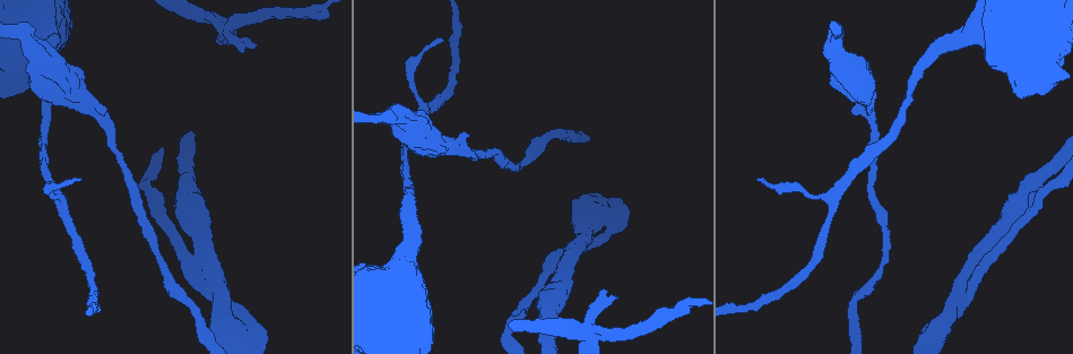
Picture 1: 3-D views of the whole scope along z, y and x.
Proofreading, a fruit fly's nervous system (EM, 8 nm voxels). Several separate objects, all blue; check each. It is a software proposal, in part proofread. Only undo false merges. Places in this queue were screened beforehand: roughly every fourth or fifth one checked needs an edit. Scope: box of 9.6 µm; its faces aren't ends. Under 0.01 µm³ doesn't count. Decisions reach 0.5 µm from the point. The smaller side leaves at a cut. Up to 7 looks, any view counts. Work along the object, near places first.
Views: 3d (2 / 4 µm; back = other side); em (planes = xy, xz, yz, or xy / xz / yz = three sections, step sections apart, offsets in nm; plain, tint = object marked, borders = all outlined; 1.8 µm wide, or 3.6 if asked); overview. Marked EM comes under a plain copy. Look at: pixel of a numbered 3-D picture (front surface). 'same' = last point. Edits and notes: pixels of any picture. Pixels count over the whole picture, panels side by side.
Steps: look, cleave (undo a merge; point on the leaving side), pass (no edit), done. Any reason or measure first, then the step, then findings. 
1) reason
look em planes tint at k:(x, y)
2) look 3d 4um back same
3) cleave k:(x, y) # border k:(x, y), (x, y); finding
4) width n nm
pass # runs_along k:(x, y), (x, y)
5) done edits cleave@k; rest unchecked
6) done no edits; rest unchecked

sudden change in width
look em 3.6um planes tint at 1:(32, 19)

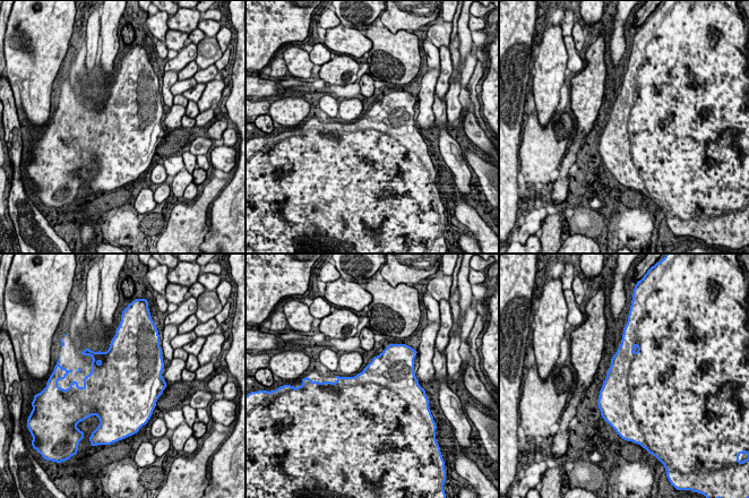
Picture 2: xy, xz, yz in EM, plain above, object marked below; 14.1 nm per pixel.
width 750 nm
pass # all the same cell

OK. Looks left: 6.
look 3d 4um at 1:(42, 73)

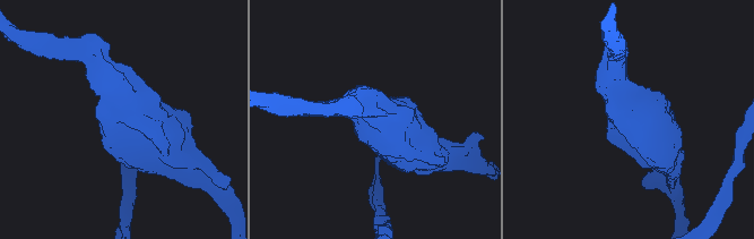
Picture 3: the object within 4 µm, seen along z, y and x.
look em 3.6um planes tint at 3:(126, 117)

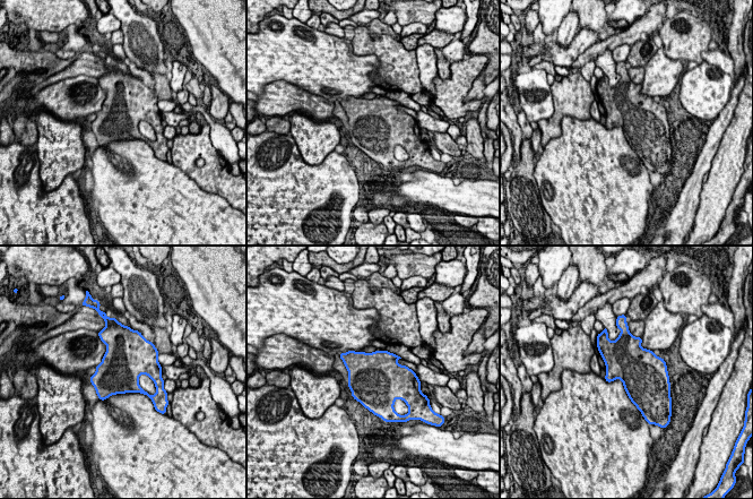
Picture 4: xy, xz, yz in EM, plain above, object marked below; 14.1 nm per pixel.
pass # continuous, no second cell

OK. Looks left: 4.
looks like a crossing
look em planes tint at 1:(223, 28)

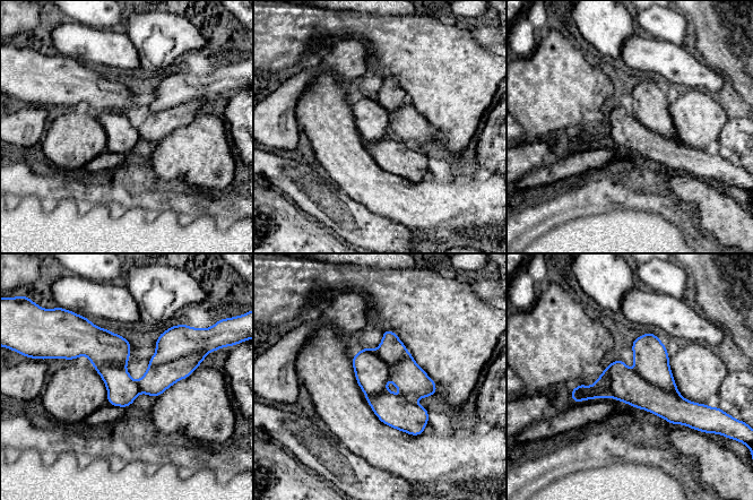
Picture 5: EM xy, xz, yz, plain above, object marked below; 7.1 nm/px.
width 220 nm
cleave 5:(407, 376) # border 5:(373, 350), (388, 364), (390, 377); two cells meet here

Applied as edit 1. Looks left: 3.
done edits cleave@5; rest unchecked

